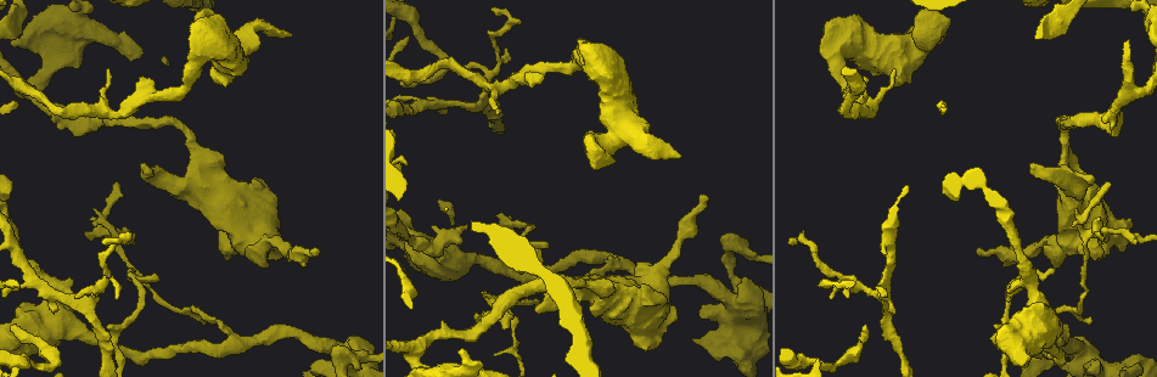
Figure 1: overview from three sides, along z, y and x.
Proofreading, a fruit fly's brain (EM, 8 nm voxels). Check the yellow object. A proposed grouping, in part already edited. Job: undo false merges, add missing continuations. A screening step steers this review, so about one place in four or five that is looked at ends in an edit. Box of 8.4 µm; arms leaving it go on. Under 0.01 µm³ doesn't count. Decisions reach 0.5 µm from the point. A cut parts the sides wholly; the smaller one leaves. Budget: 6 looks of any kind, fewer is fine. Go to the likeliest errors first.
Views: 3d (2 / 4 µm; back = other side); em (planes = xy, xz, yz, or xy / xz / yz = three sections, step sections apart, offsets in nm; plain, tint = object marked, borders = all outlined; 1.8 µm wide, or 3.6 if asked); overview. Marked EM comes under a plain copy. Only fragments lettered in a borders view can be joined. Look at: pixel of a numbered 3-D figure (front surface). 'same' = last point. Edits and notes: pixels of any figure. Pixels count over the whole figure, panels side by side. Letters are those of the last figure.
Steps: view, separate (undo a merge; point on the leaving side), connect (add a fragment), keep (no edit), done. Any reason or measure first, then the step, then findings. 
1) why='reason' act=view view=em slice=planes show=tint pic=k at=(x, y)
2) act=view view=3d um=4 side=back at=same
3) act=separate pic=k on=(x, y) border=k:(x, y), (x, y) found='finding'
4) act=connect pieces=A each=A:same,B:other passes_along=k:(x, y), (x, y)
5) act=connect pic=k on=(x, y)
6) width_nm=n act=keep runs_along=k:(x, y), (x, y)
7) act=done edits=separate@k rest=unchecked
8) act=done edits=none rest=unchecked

why='tapers out' act=view view=em slice=planes show=borders pic=1 at=(508, 49)

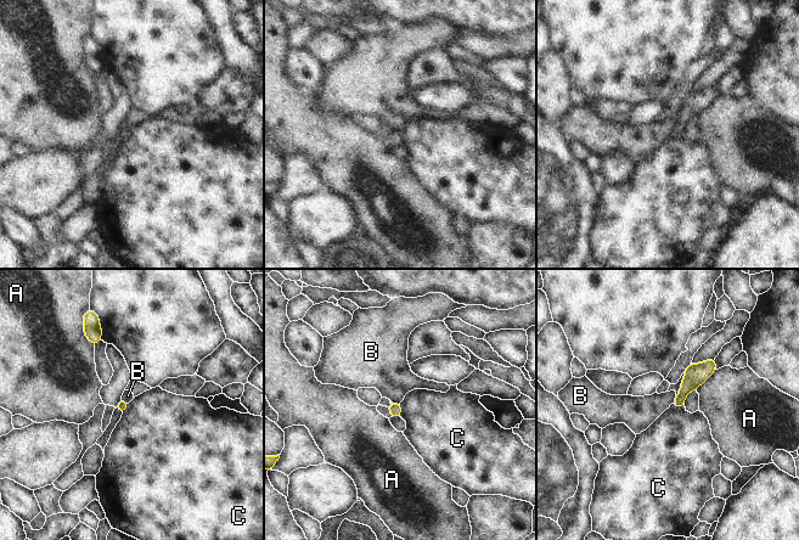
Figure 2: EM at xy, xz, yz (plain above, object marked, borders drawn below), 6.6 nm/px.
act=keep each=A:other,B:other,C:other border=2:(673, 404), (676, 408), (684, 405) found='no lettered fragment goes on from it'

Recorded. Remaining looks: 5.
why='branch stops here' act=view view=em slice=xy step=8 show=borders pic=1 at=(411, 281)

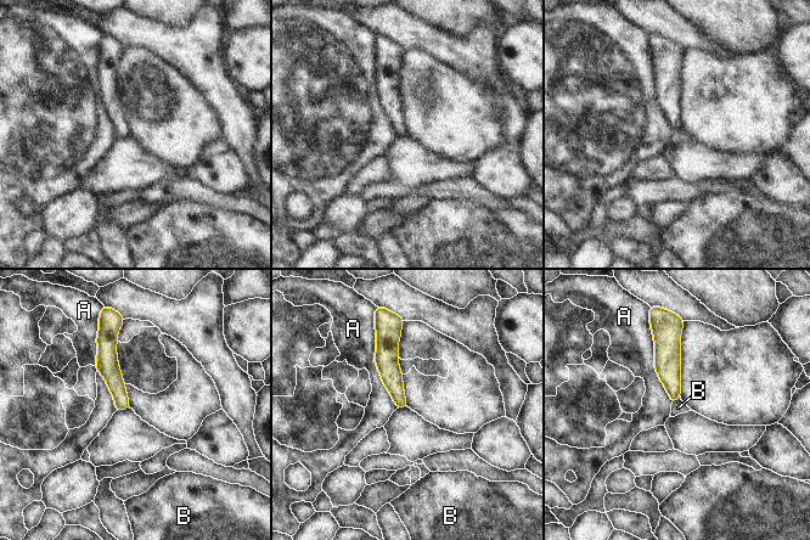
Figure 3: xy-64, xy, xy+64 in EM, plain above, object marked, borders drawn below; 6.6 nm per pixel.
longest_contact=A:550nm act=keep each=A:other,B:other runs_along=3:(394, 333), (389, 372), (401, 405) found='none of them fits'

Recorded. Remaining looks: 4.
why='free end' act=view view=3d um=2 pic=1 at=(442, 114)

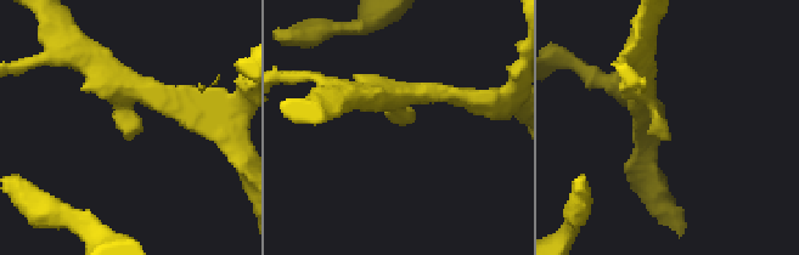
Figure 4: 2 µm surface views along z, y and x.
arm_widths_nm=190,220 why='now the EM' act=view view=em slice=planes show=borders pic=4 at=(402, 125)

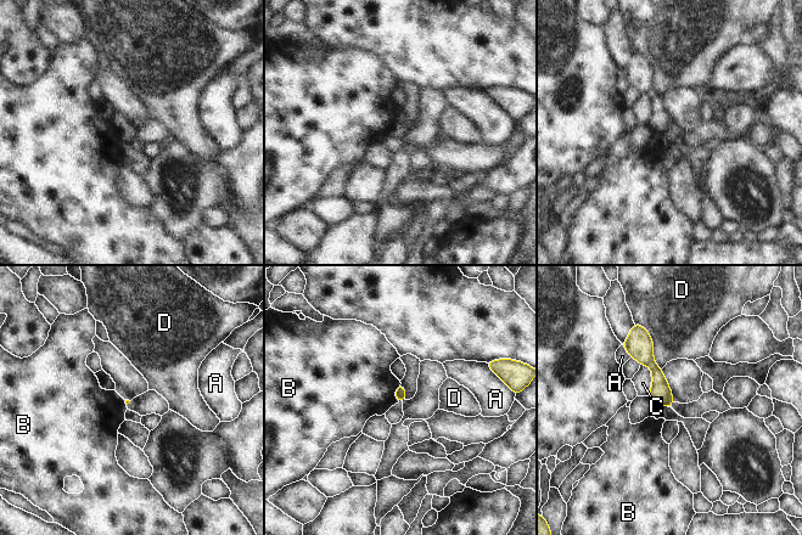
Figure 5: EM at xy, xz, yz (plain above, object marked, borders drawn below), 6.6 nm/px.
longest_contact=D:340nm act=keep each=A:other,B:other,C:other,D:other found='no lettered fragment goes on from it'

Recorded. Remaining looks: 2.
act=done edits=none rest=unchecked

